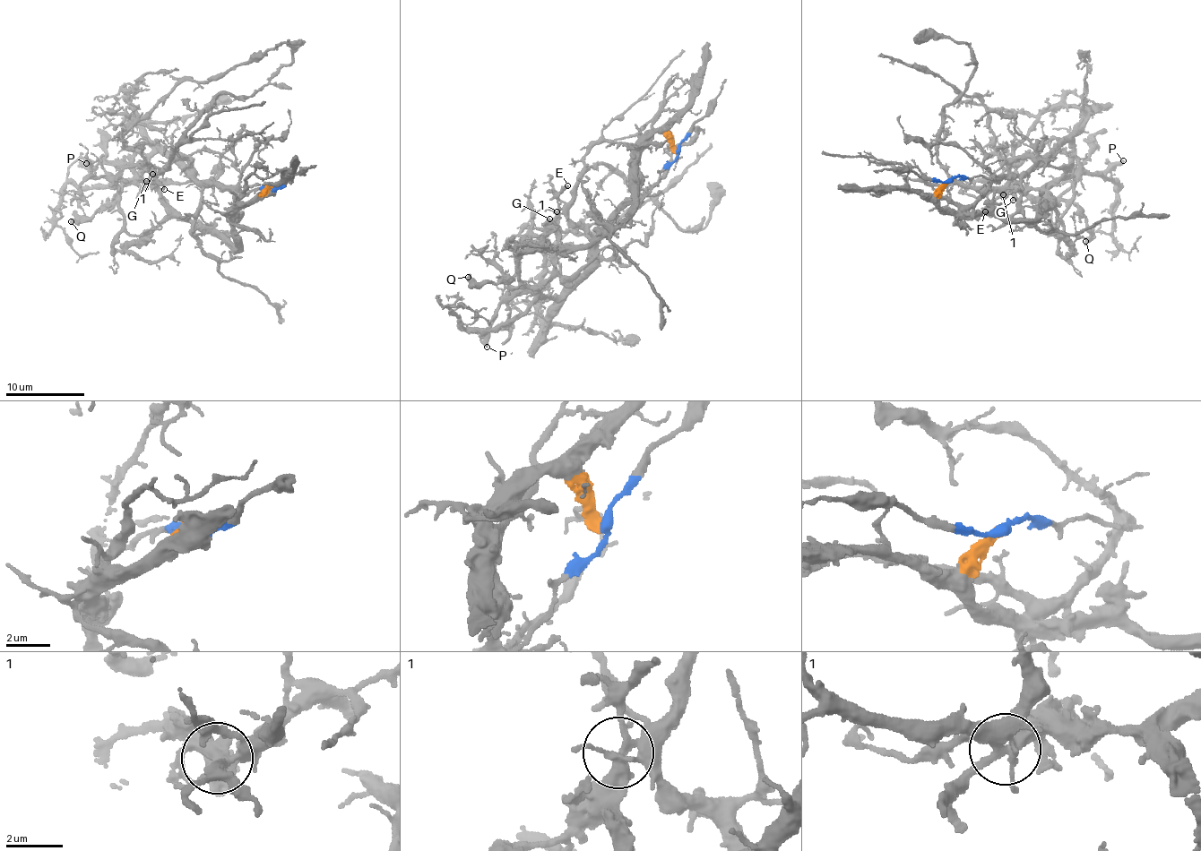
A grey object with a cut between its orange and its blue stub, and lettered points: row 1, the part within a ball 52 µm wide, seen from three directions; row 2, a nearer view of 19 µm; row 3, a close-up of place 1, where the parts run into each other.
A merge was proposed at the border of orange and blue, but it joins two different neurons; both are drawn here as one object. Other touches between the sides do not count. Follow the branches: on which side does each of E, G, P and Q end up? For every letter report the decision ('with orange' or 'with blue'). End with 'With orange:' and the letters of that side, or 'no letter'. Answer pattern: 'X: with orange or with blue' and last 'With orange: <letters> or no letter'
E: with orange
G: with orange
P: with orange
Q: with orange
With orange: E, G, P, Q

